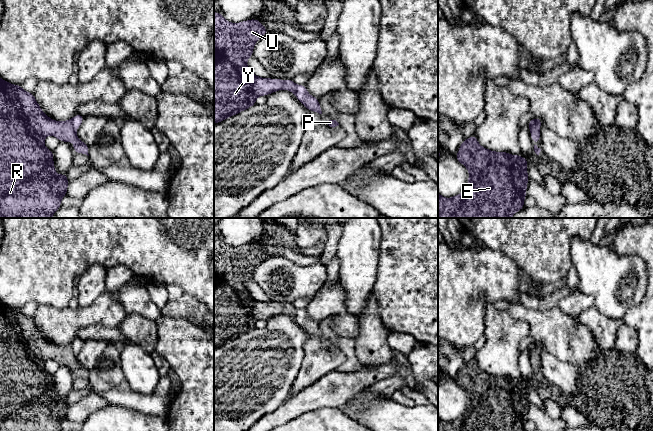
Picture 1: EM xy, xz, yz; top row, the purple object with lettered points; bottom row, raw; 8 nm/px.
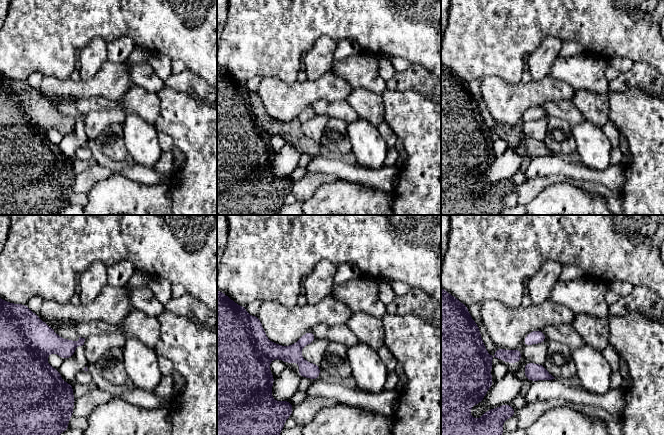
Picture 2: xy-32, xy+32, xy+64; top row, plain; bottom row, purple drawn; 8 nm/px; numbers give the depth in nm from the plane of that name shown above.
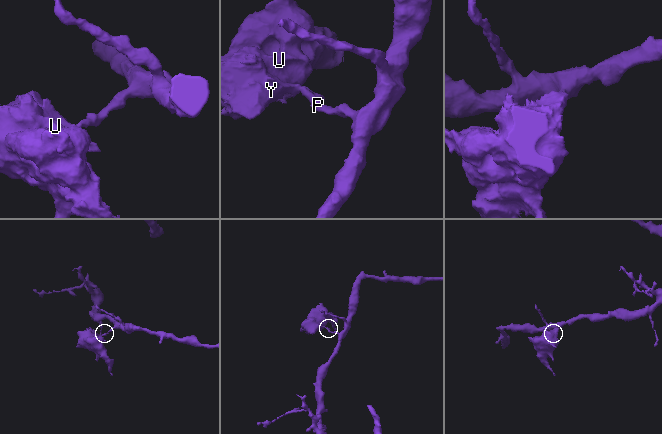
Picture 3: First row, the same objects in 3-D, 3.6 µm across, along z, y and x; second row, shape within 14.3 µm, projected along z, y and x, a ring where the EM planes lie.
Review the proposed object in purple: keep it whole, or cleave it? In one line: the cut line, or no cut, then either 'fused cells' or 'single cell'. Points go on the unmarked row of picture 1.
cut in xy along (70, 343), (75, 354); fused cells

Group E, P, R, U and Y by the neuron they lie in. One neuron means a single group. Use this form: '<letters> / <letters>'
E R U Y / P

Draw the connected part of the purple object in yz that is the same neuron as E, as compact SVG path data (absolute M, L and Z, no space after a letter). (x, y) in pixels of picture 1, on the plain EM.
M476 359L464 363L455 380L469 396L466 413L451 422L444 422L438 416L438 431L525 431L527 420L528 383L508 376L494 376L482 371Z

